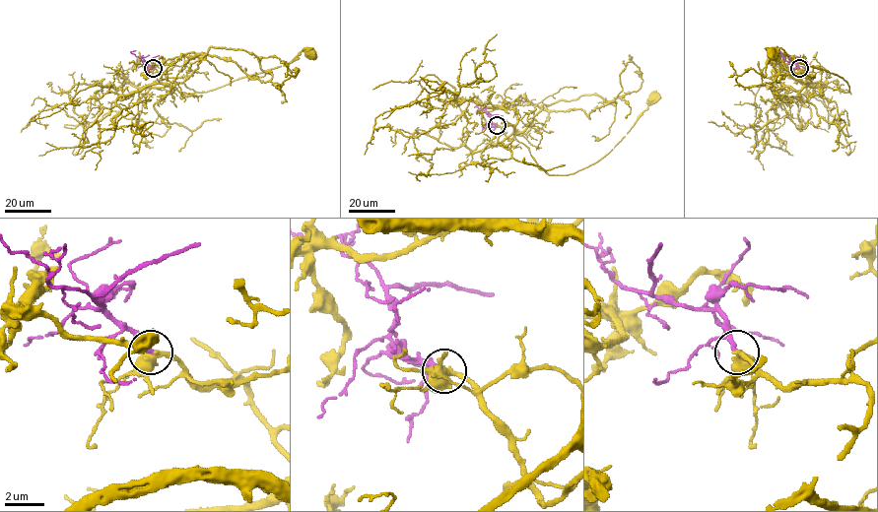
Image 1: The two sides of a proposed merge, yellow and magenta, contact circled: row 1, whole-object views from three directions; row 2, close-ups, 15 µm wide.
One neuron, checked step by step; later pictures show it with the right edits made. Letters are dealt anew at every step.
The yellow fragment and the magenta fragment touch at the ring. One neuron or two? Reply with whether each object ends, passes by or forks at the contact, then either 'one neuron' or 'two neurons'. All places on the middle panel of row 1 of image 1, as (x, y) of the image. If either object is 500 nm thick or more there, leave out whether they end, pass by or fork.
yellow passes by | magenta ends | one neuron

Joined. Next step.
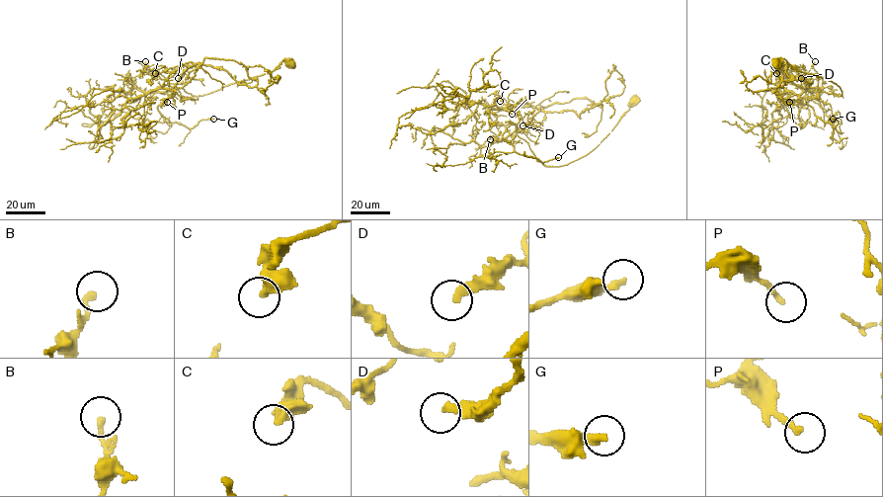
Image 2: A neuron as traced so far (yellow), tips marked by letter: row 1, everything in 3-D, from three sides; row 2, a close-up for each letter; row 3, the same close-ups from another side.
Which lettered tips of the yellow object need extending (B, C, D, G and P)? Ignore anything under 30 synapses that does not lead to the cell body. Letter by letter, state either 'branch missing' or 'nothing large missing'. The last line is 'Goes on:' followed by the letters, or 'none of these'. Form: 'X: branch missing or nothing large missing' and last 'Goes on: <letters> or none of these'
B: nothing large missing
C: nothing large missing
D: nothing large missing
G: branch missing
P: nothing large missing
Goes on: G

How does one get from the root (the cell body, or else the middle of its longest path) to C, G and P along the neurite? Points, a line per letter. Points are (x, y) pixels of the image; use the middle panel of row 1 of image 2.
C: (635, 100), (561, 166), (538, 162), (517, 133), (541, 107), (602, 105), (578, 116), (500, 101)
G: (635, 100), (601, 143), (565, 165), (538, 162), (515, 124), (503, 134), (519, 154), (542, 162), (558, 157)
P: (635, 100), (561, 166), (538, 162), (517, 133), (541, 107), (602, 105), (578, 116), (518, 102), (512, 114)

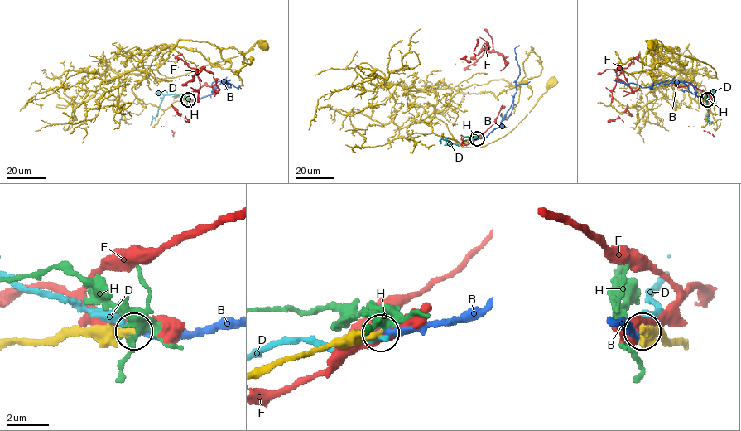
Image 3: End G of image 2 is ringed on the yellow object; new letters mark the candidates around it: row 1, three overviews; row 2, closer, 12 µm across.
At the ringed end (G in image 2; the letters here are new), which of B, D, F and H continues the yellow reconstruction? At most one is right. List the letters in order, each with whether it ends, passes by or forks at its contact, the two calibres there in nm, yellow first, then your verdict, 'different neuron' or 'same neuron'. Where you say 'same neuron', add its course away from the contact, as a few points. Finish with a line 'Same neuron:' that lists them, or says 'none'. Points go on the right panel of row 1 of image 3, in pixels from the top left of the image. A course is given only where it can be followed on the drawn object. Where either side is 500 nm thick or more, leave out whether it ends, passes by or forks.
B: it ends there; 280 nm thick on the yellow side, 260 nm on the other; same neuron; it runs (707, 99), (690, 92), (682, 82), (667, 79), (643, 88), (613, 79)
D: 500 nm thick on the yellow side, 500 nm on the other; different neuron
F: it passes by; 280 nm thick on the yellow side, 400 nm on the other; different neuron
H: 260 nm thick on the yellow side, 500 nm on the other; different neuron
Same neuron: B

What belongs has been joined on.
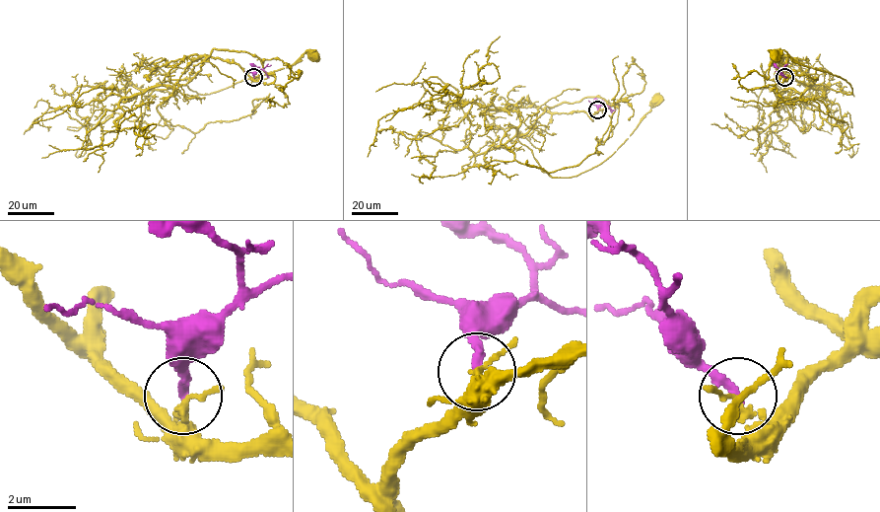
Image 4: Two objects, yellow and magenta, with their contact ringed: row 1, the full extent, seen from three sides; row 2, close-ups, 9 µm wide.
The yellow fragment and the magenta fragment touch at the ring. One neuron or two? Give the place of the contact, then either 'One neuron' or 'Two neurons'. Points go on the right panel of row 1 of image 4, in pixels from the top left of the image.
Place: (784, 77). Two neurons

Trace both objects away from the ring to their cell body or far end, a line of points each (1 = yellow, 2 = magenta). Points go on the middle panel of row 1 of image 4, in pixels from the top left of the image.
1: (597, 109), (619, 105), (588, 97), (547, 107), (517, 140), (543, 171), (575, 177), (608, 158), (658, 99)
2: (597, 109), (601, 105), (606, 106), (610, 111)

